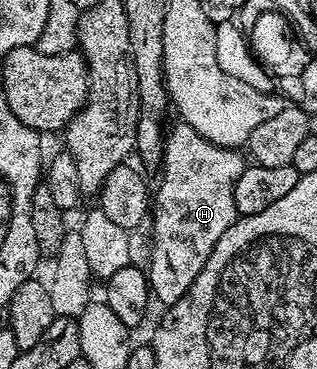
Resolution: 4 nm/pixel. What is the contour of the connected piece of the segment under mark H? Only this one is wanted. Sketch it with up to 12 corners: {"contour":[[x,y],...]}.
{"contour":[[177,124],[154,190],[150,294],[182,300],[237,220],[246,158]]}

